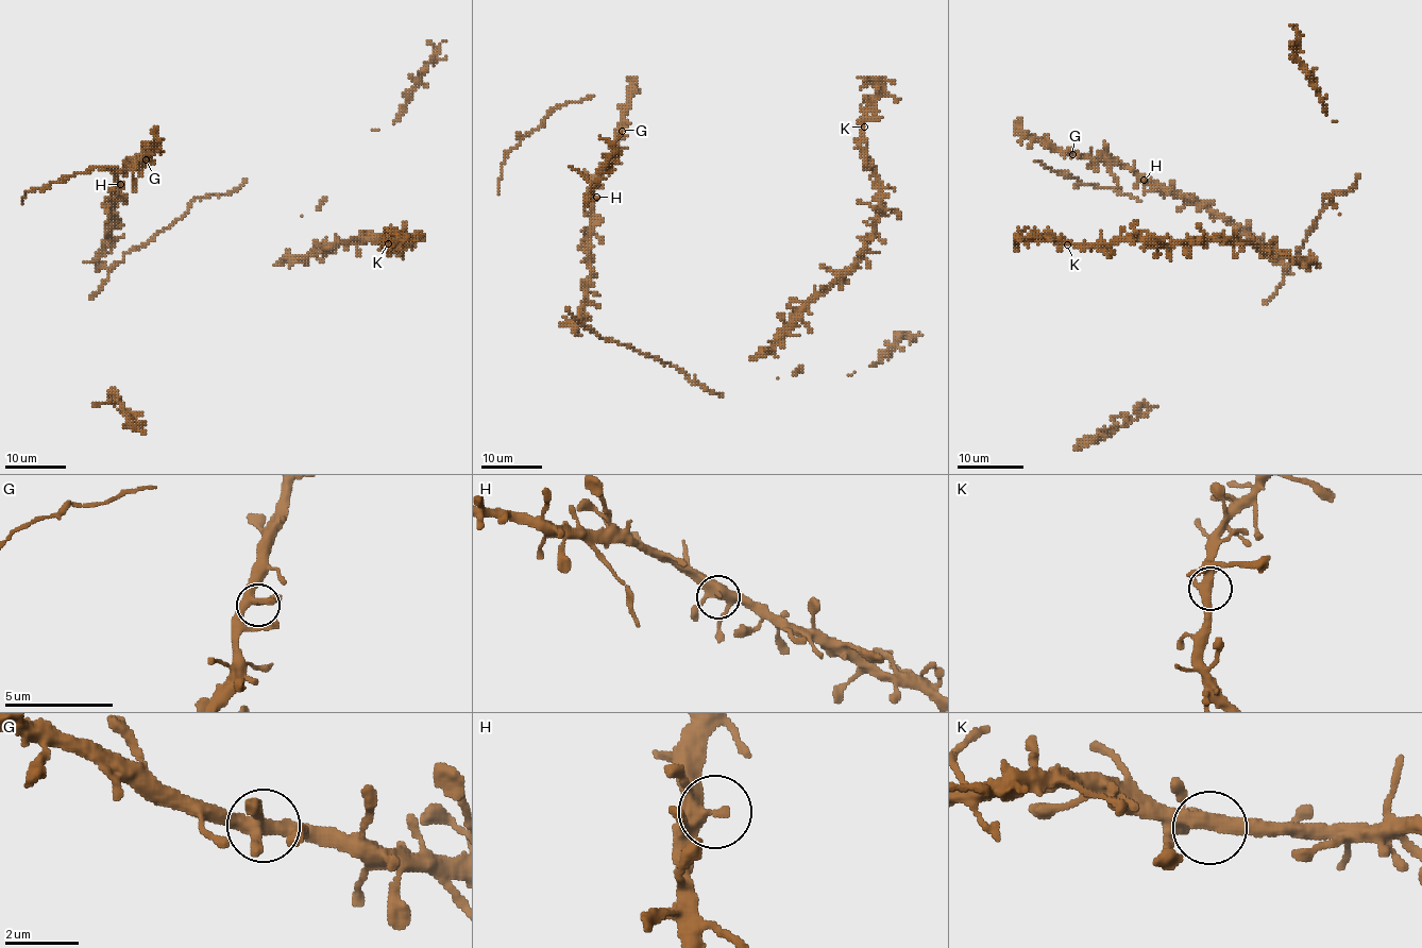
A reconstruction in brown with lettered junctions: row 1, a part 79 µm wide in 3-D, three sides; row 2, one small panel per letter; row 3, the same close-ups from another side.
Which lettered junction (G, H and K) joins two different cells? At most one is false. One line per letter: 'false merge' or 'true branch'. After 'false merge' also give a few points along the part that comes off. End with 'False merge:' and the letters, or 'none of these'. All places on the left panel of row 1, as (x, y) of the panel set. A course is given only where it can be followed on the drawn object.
G: true branch
H: true branch
K: true branch
False merge: none of these

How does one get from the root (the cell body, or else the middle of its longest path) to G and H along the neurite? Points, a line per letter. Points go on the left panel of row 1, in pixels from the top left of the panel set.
G: (172, 224), (134, 248), (112, 267), (98, 264), (114, 224), (115, 179), (125, 168), (146, 159)
H: (172, 224), (134, 248), (112, 267), (101, 267), (98, 256), (114, 224), (112, 203), (115, 186), (120, 184)

